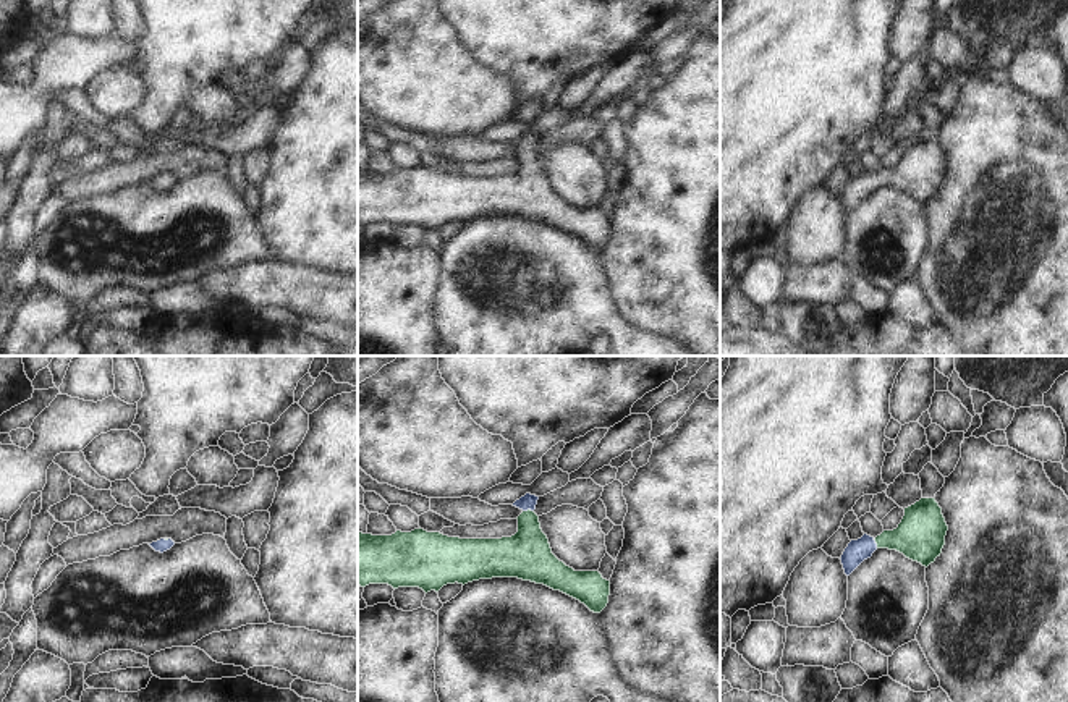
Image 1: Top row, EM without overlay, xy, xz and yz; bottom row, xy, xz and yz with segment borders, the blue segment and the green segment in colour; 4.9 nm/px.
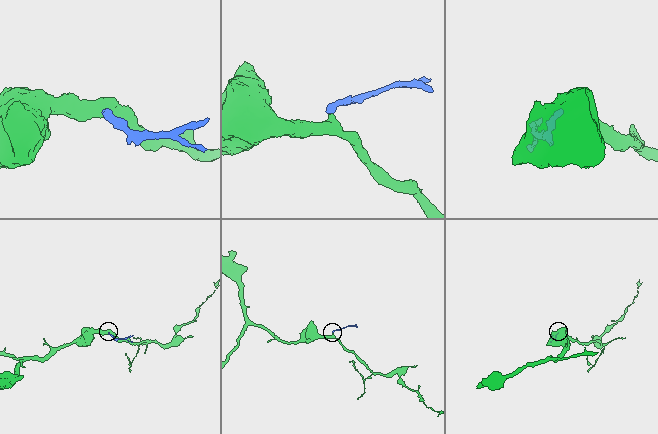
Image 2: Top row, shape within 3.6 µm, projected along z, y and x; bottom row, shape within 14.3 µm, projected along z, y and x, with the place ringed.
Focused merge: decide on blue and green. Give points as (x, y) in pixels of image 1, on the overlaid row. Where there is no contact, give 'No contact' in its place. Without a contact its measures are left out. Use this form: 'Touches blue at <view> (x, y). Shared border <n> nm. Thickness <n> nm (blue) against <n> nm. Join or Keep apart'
Touches blue at xz (528, 508). Shared border 60 nm. Thickness 80 nm (blue) against 240 nm. Join

